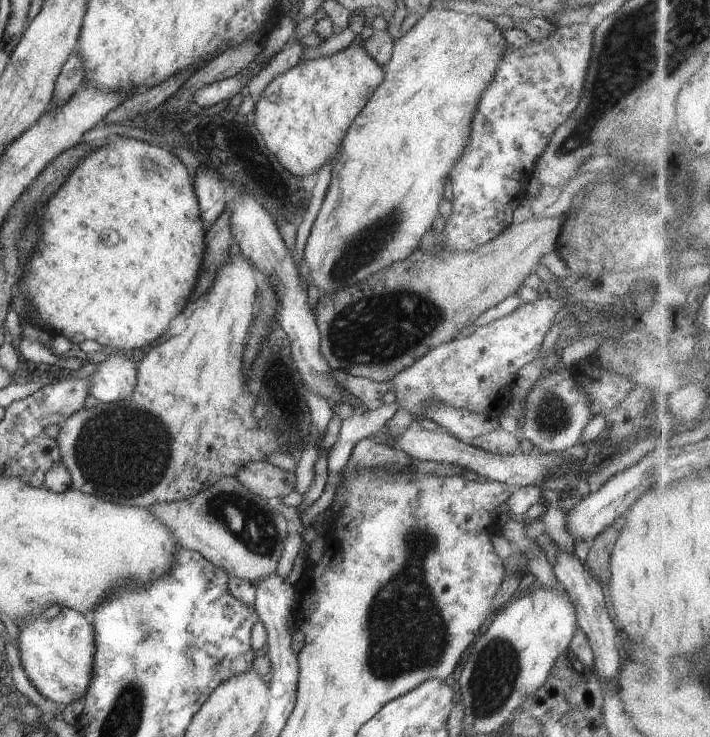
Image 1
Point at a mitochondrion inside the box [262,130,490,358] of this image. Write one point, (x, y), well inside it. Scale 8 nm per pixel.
(365, 247)

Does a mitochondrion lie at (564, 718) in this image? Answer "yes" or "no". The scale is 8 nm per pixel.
no

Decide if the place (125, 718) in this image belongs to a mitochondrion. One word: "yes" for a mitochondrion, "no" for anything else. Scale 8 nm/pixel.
yes

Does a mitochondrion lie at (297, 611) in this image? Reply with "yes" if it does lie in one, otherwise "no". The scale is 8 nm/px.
no

